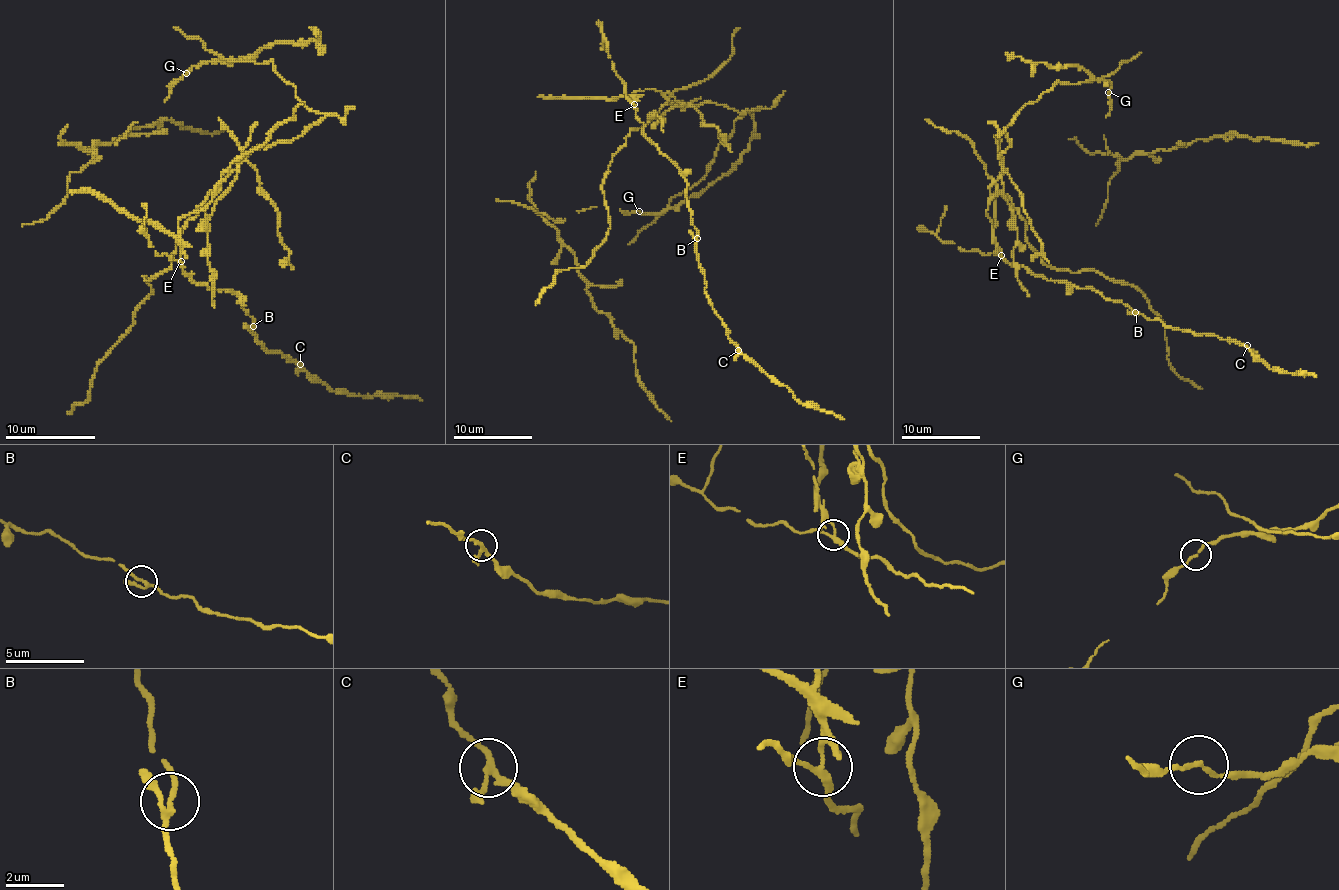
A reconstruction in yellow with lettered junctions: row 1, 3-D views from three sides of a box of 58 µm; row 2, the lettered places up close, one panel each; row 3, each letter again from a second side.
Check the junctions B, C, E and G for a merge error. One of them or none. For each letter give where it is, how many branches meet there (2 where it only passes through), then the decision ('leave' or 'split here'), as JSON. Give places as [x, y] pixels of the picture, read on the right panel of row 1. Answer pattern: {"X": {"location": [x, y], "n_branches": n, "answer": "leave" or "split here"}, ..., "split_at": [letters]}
{"B": {"location": [1135, 312], "n_branches": 3, "answer": "leave"}, "C": {"location": [1247, 345], "n_branches": 3, "answer": "leave"}, "E": {"location": [1001, 255], "n_branches": 3, "answer": "split here"}, "G": {"location": [1108, 92], "n_branches": 2, "answer": "leave"}, "split_at": ["E"]}

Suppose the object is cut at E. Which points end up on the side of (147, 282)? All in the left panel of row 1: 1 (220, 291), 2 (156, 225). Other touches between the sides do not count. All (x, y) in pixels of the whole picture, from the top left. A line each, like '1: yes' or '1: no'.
1: no
2: yes

